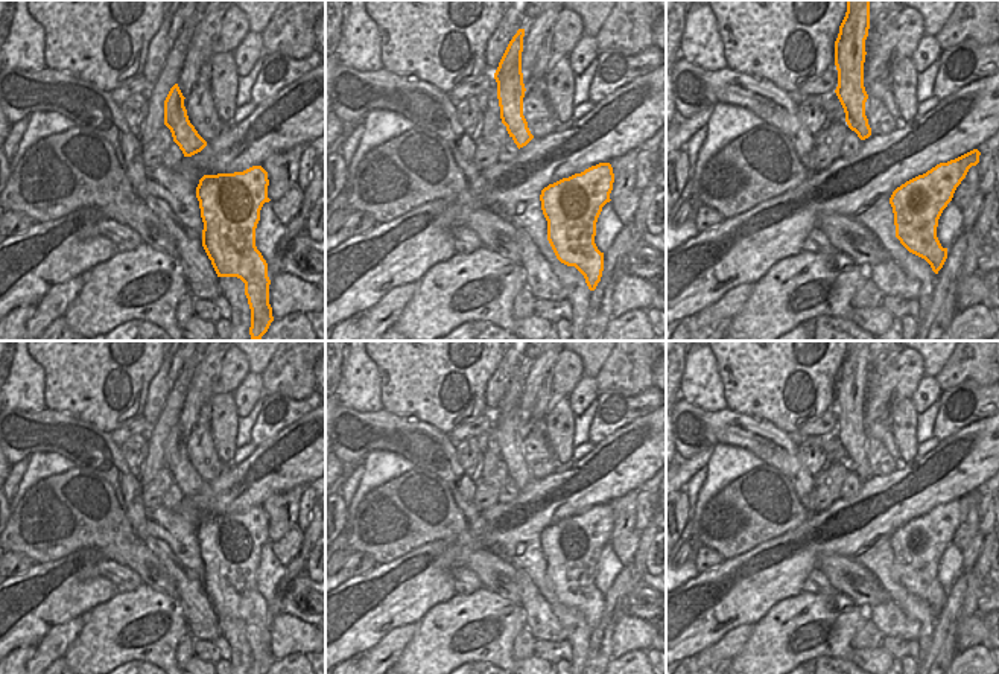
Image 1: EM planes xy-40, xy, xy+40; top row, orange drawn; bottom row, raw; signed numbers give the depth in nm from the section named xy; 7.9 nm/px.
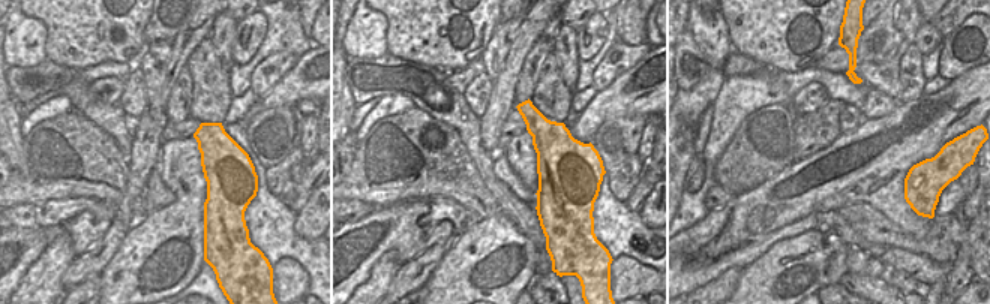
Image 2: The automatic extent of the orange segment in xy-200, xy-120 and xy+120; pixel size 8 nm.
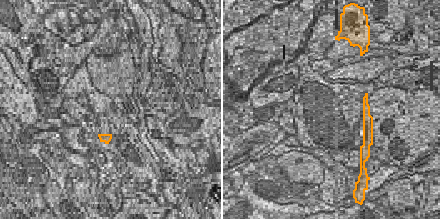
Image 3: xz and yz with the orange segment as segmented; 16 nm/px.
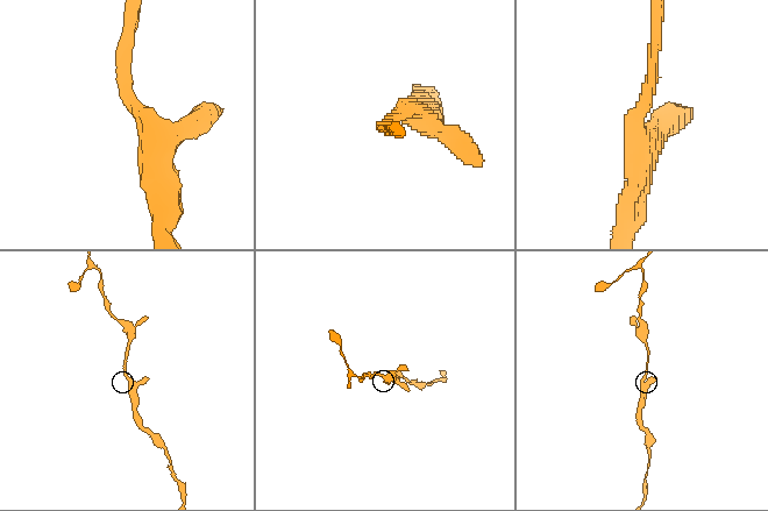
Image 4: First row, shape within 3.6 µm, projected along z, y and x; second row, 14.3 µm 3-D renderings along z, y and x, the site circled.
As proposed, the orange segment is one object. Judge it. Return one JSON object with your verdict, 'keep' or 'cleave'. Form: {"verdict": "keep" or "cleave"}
{"verdict": "keep"}

